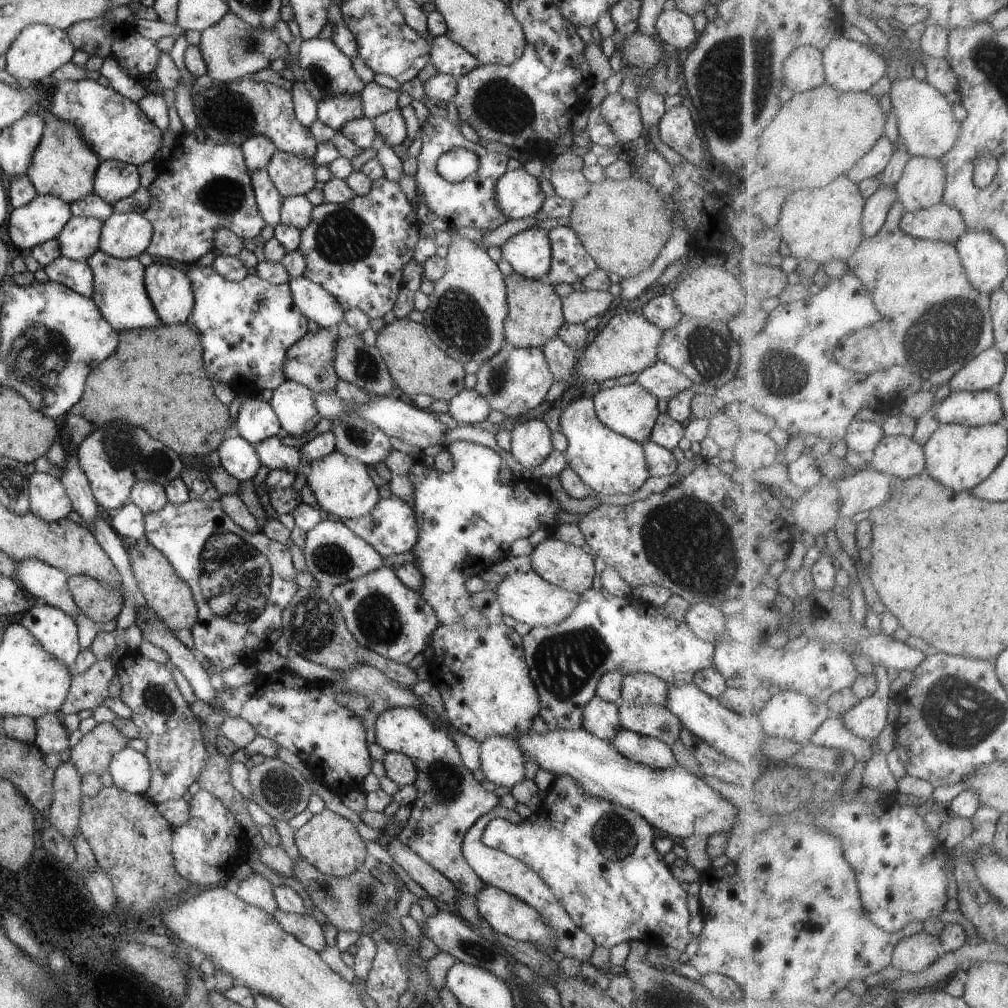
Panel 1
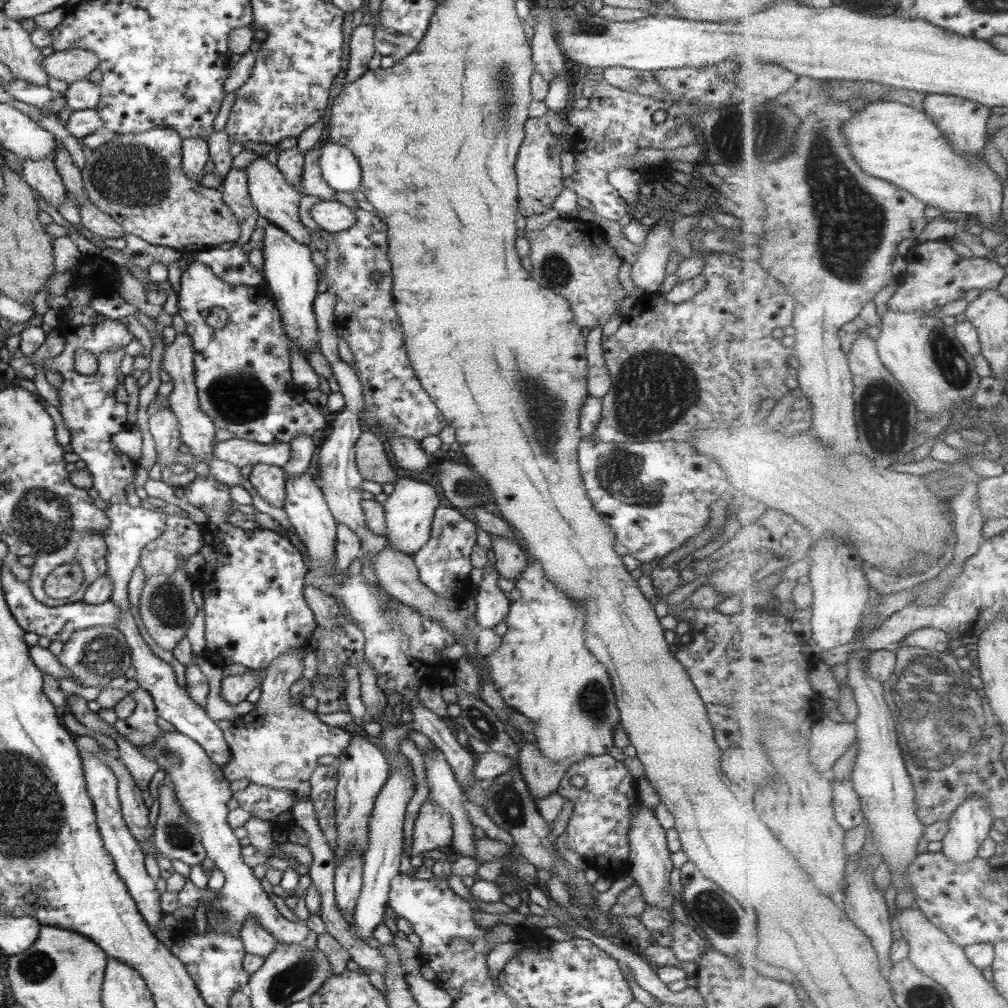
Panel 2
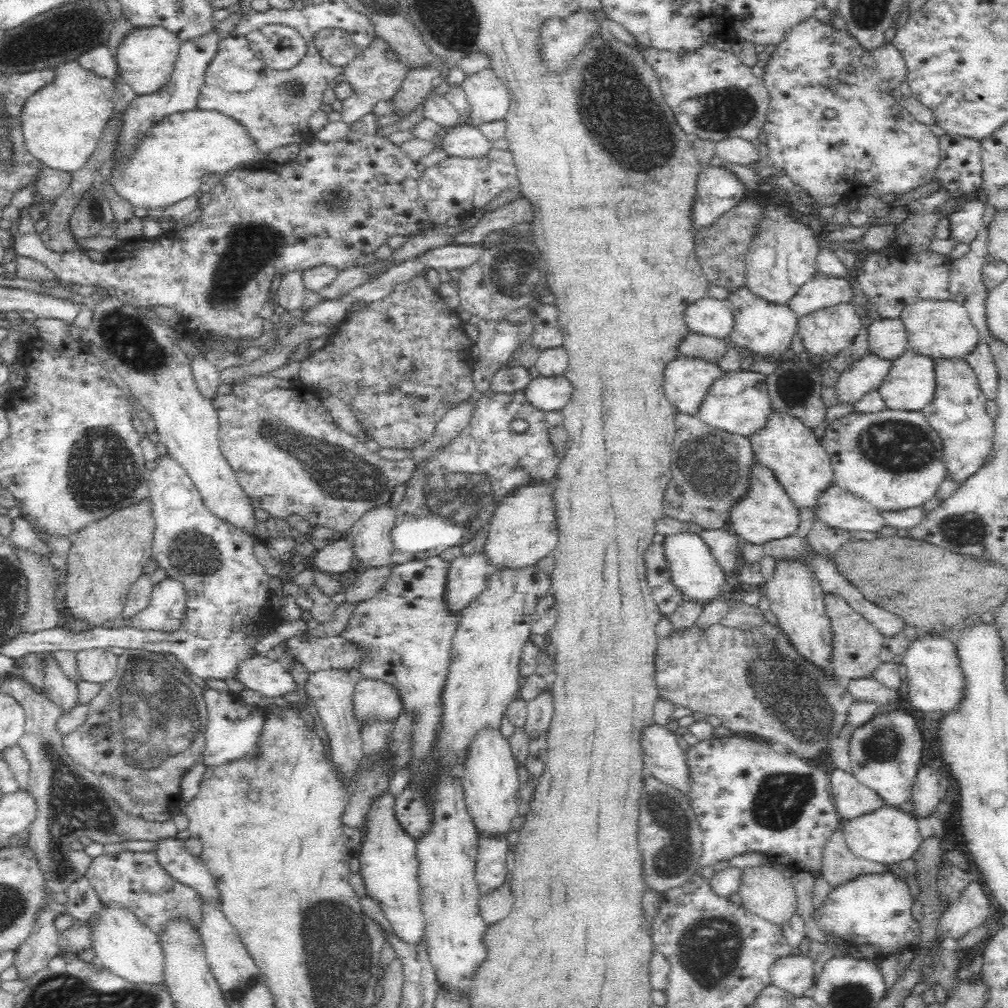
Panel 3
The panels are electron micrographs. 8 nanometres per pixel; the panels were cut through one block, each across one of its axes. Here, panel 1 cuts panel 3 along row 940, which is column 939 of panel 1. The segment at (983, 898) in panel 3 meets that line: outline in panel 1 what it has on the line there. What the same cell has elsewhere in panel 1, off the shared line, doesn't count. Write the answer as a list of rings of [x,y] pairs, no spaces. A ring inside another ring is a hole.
[[[926,930],[906,937],[896,947],[893,965],[904,973],[922,972],[941,957],[936,952],[940,943],[941,937]]]

